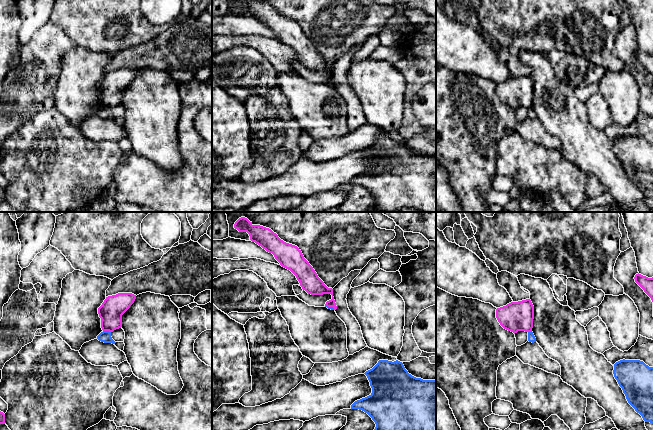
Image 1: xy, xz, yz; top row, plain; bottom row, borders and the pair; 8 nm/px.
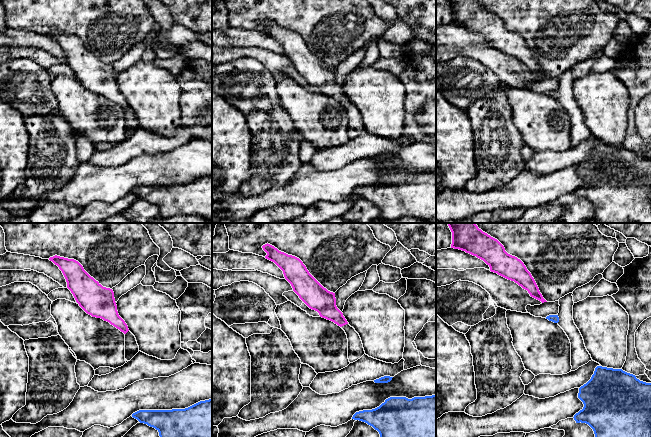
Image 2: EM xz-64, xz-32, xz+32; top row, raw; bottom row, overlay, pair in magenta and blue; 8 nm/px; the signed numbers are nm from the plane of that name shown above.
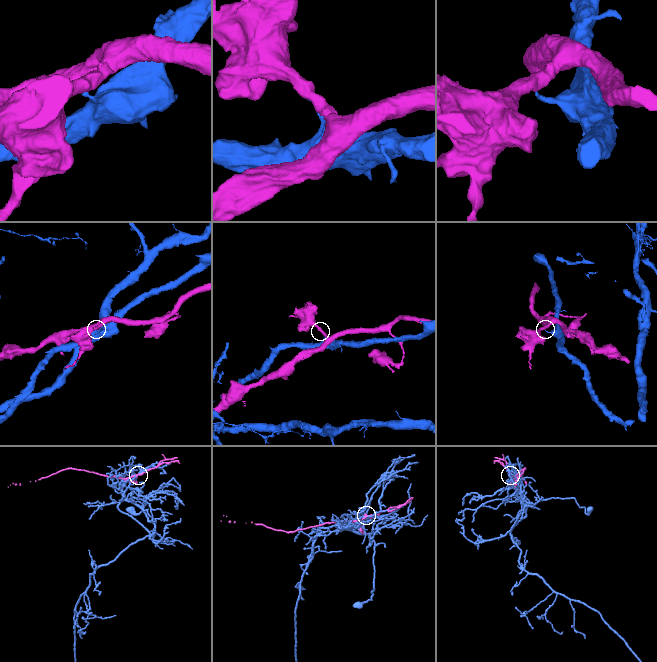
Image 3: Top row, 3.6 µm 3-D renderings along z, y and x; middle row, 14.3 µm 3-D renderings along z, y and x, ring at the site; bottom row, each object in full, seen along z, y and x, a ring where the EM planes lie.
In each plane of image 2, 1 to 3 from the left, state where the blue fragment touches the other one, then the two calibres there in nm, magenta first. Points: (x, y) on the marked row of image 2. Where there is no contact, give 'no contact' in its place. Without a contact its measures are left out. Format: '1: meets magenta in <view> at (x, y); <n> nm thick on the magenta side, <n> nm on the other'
1: no contact
2: no contact
3: no contact

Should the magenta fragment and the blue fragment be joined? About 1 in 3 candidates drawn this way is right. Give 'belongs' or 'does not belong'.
does not belong

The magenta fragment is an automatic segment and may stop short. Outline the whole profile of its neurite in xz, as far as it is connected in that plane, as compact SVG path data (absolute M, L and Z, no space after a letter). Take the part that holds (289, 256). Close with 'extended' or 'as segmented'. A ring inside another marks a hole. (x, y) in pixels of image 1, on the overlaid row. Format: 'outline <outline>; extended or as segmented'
outline M241 217L235 222L234 228L239 232L247 232L252 242L272 253L282 267L290 270L296 276L300 286L308 294L331 294L332 299L327 301L325 306L333 307L334 310L337 309L333 289L328 288L318 277L297 246L284 242L269 228L253 225L245 217Z; as segmented

